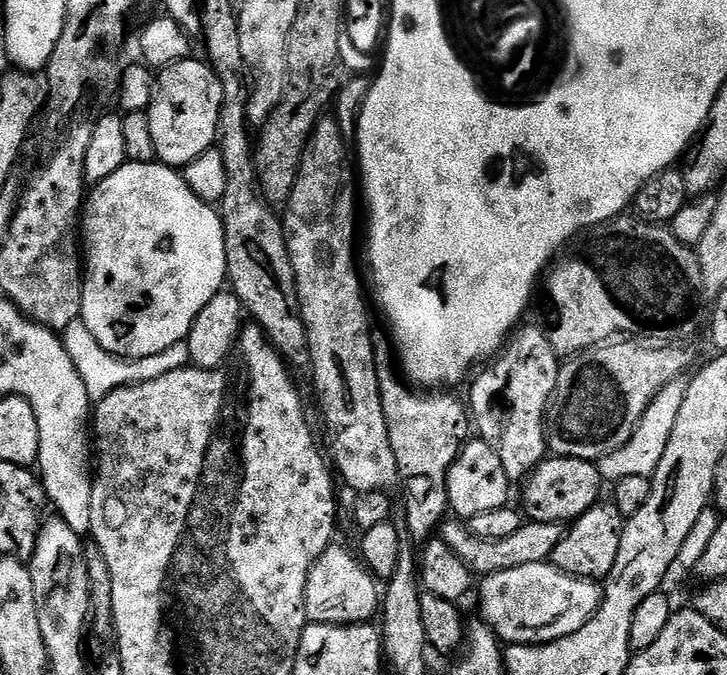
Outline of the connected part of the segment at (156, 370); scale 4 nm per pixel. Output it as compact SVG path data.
M83 319L70 322L70 326L66 326L62 330L62 339L64 348L70 356L70 362L76 367L89 397L96 402L106 398L106 394L116 388L162 378L162 374L170 374L189 363L187 343L175 344L170 346L170 350L162 350L162 354L150 354L150 358L142 358L141 360L125 360L118 356L112 356L96 341L94 334L90 334Z

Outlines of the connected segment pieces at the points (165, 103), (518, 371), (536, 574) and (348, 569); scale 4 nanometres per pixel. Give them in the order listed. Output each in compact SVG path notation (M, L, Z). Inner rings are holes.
M189 58L171 64L155 77L152 101L147 106L150 134L154 138L156 160L182 170L194 158L214 147L220 131L220 111L224 105L224 87L212 65L203 59Z
M517 327L495 359L487 366L481 367L475 373L476 381L474 381L475 376L471 381L473 384L470 416L474 421L475 431L477 428L480 431L477 432L479 439L485 440L490 446L490 450L494 450L494 454L498 454L498 458L502 461L502 470L506 470L506 478L510 482L527 481L535 468L539 467L549 455L546 417L562 363L561 357L556 355L554 346L548 341L548 332L545 329L524 327Z
M545 562L542 564L531 564L530 566L518 566L514 570L502 570L501 572L495 572L493 576L483 577L478 584L478 592L480 588L480 612L484 623L489 624L492 627L492 631L496 633L497 637L505 645L509 644L548 644L551 640L557 640L558 638L566 638L570 634L574 634L578 630L582 630L588 622L590 622L596 612L600 608L600 602L604 598L604 589L597 581L594 580L582 580L579 576L571 576L566 574L562 569L557 568L555 564L551 562Z
M329 546L308 572L304 595L308 619L313 624L362 624L371 621L382 604L381 589L372 573L355 555L352 557L346 549L336 547Z

